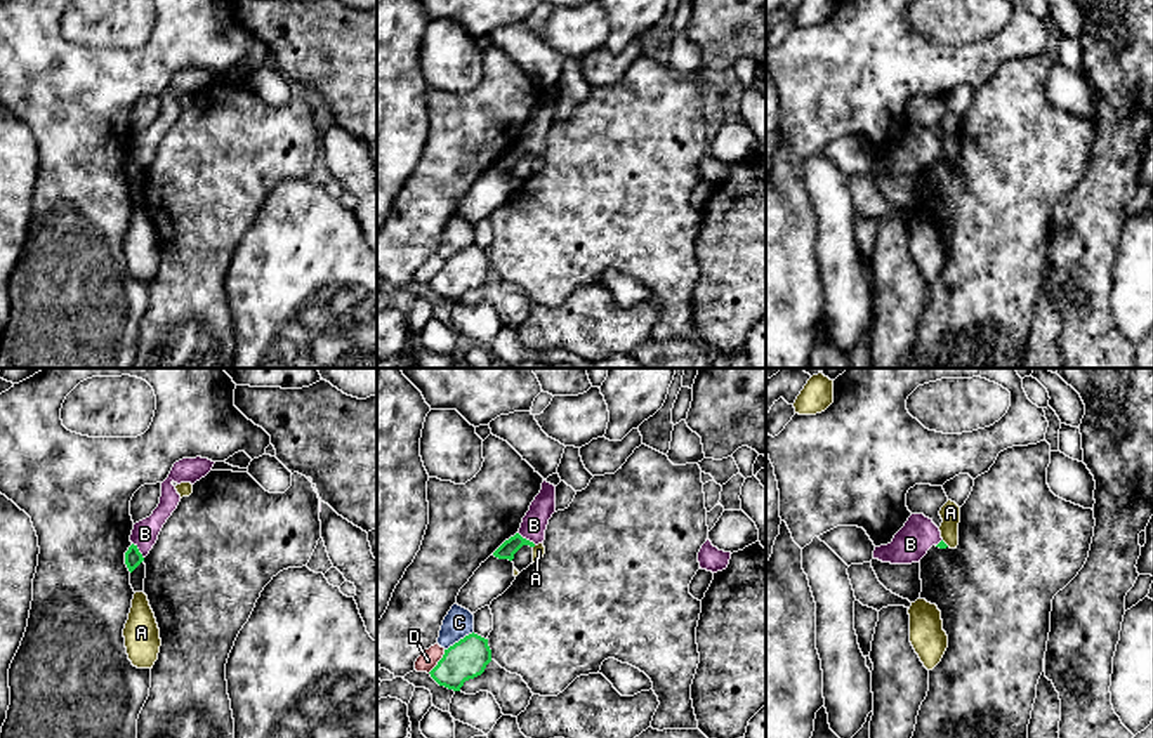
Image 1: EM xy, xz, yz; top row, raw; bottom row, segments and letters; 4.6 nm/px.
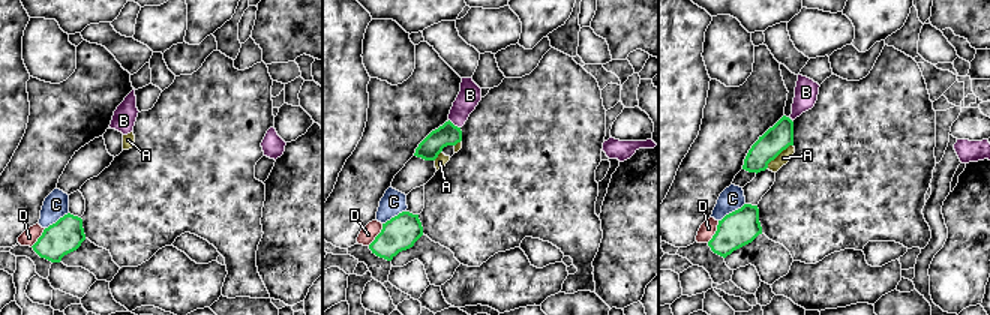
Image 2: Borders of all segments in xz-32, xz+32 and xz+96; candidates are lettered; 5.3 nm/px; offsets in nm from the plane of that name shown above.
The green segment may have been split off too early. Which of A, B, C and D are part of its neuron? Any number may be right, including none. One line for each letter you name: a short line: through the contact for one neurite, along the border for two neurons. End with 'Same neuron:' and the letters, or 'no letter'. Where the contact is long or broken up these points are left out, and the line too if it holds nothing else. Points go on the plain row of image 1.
Same neuron: no letter

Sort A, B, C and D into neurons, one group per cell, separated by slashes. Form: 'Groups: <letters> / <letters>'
Groups: A / B / C / D

